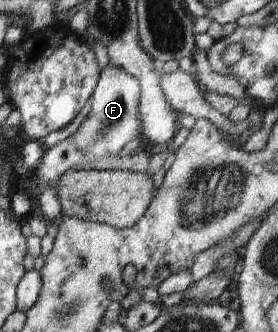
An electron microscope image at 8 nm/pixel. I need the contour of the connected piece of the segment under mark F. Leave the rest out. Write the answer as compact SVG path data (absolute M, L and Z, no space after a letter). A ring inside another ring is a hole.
M109 61L107 66L100 71L95 92L90 98L91 111L72 136L44 151L41 166L32 173L37 179L36 208L47 222L61 219L62 208L59 198L57 198L57 185L63 174L73 169L73 166L85 166L89 162L95 162L95 160L101 160L107 156L115 156L127 142L131 142L141 135L138 113L140 94L139 80L123 70L121 66L115 66Z

